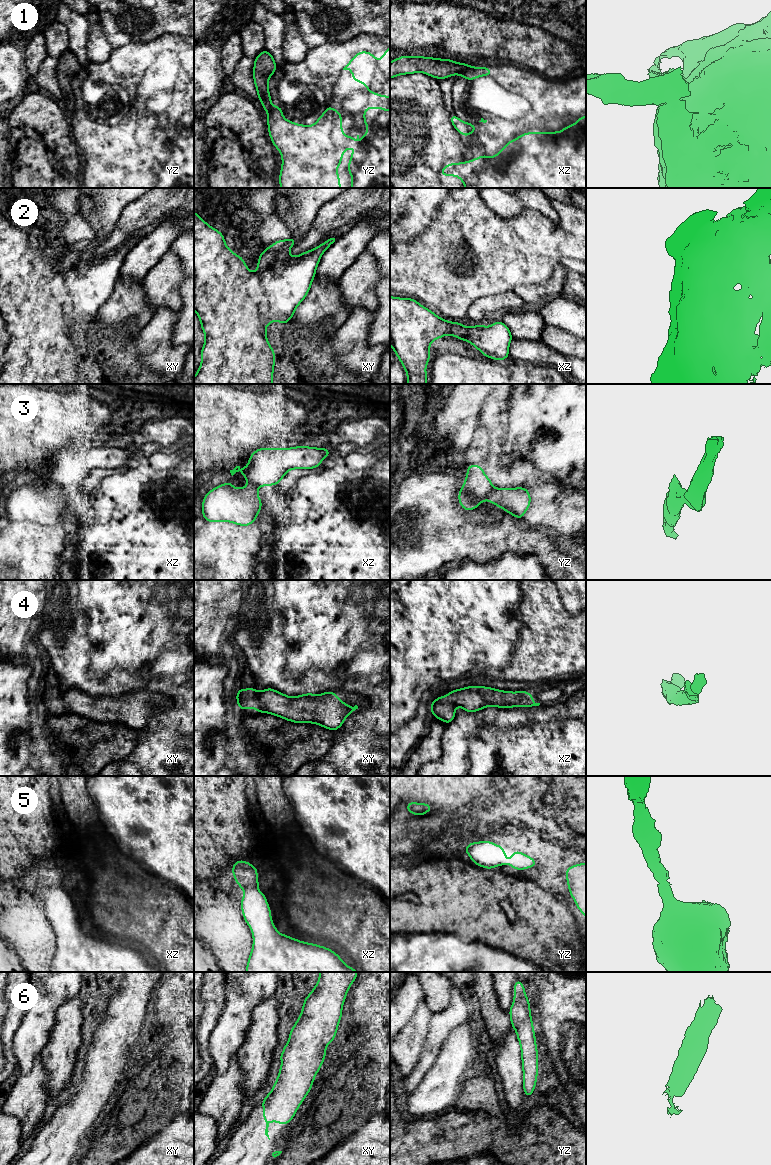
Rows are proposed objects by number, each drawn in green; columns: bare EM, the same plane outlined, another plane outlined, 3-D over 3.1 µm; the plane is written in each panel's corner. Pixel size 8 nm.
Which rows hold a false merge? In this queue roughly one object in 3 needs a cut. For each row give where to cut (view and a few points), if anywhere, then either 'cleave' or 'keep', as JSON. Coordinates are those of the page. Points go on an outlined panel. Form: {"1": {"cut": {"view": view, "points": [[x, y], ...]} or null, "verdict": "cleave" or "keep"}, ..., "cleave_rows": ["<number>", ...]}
{"1": {"cut": {"view": "xz", "points": [[472, 67], [463, 70], [459, 74]]}, "verdict": "cleave"}, "2": {"cut": null, "verdict": "keep"}, "3": {"cut": {"view": "yz", "points": [[492, 489], [486, 497]]}, "verdict": "cleave"}, "4": {"cut": null, "verdict": "keep"}, "5": {"cut": null, "verdict": "keep"}, "6": {"cut": null, "verdict": "keep"}, "cleave_rows": ["1", "3"]}

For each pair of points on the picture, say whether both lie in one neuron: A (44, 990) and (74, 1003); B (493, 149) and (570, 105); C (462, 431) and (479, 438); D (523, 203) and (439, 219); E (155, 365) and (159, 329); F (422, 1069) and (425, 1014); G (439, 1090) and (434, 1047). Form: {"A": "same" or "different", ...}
{"A": "different", "B": "same", "C": "different", "D": "different", "E": "same", "F": "different", "G": "different"}

